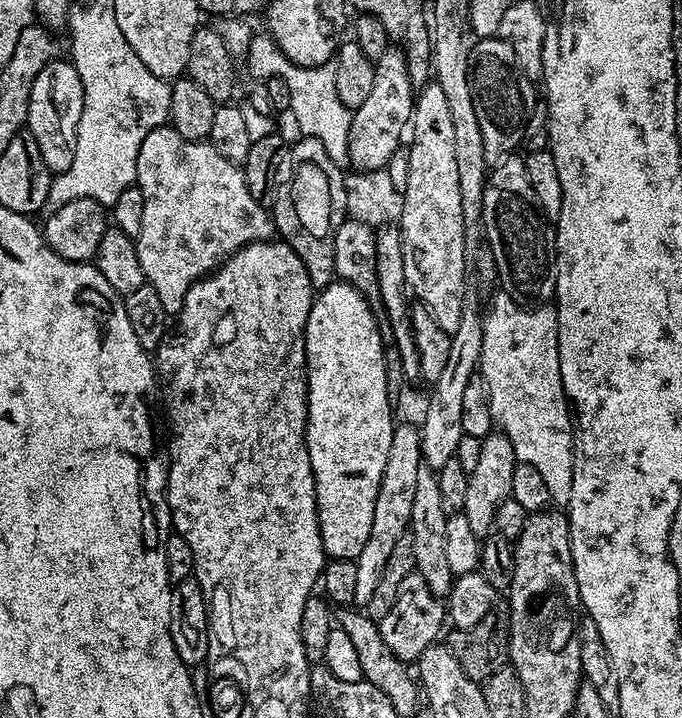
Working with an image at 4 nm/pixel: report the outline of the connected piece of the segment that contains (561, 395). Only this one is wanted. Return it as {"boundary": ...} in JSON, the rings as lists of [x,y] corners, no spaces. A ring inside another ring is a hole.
{"boundary":[[[500,292],[492,300],[492,309],[487,309],[483,317],[484,333],[482,334],[482,348],[480,363],[478,367],[479,375],[483,376],[486,386],[488,387],[488,397],[490,398],[490,410],[492,419],[508,435],[510,442],[513,443],[514,454],[517,461],[529,464],[534,471],[540,475],[540,480],[544,483],[546,491],[552,495],[553,505],[566,506],[570,502],[572,493],[572,479],[574,478],[574,416],[570,411],[570,401],[568,395],[564,392],[562,386],[562,374],[560,373],[560,359],[558,358],[558,322],[556,321],[555,307],[548,308],[523,308],[518,301],[512,300],[508,292]]]}

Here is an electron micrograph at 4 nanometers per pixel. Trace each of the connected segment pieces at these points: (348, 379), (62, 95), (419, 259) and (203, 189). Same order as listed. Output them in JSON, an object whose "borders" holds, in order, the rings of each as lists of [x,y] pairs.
{"borders":[[[[333,282],[319,289],[304,331],[308,382],[306,442],[316,483],[316,513],[322,546],[333,560],[356,561],[362,554],[362,546],[366,546],[366,538],[370,538],[370,526],[374,526],[374,502],[378,498],[382,470],[386,470],[394,427],[394,406],[388,401],[386,386],[385,343],[366,298],[362,298],[354,286]]],[[[53,58],[42,74],[34,78],[26,121],[27,131],[32,133],[34,142],[38,142],[38,150],[42,150],[42,162],[46,162],[48,171],[53,174],[68,172],[70,162],[74,162],[76,135],[84,105],[84,88],[80,84],[76,65],[64,60]]],[[[431,82],[419,89],[414,100],[410,121],[410,178],[406,178],[403,197],[412,208],[402,206],[398,219],[401,242],[404,244],[405,282],[411,295],[417,296],[419,303],[442,326],[442,330],[454,333],[462,319],[462,308],[466,297],[464,290],[464,228],[462,214],[462,195],[459,194],[458,167],[455,158],[454,123],[450,105],[440,83]]],[[[161,126],[150,130],[150,134],[146,134],[146,138],[138,150],[135,185],[142,190],[142,194],[145,196],[145,205],[142,207],[141,232],[135,238],[138,262],[142,262],[146,283],[154,288],[168,314],[179,314],[184,305],[184,295],[188,293],[190,286],[194,286],[199,280],[215,272],[239,248],[245,248],[247,244],[261,244],[264,240],[273,239],[272,220],[268,217],[267,210],[264,209],[265,205],[261,201],[255,200],[250,194],[243,171],[237,165],[230,163],[208,140],[187,140],[182,138],[182,134],[178,134],[178,130],[174,130],[170,126]]]]}

